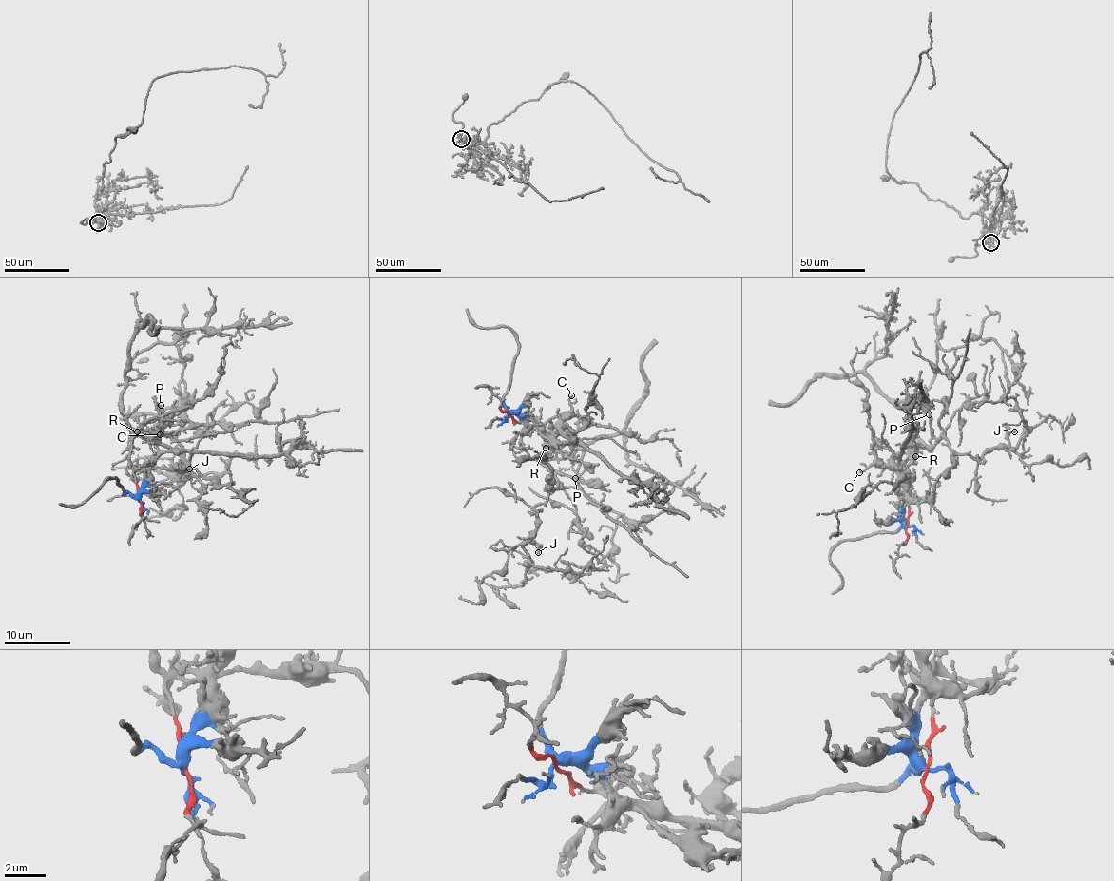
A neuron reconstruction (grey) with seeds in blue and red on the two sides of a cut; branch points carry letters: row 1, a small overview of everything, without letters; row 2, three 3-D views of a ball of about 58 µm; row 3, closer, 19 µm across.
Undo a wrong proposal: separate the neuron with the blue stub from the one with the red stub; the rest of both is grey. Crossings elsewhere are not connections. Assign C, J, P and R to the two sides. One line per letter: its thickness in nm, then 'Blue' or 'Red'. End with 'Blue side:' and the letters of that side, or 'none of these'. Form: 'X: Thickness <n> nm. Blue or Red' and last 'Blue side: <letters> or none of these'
C: Thickness 120 nm. Blue
J: Thickness 140 nm. Red
P: Thickness 150 nm. Red
R: Thickness 190 nm. Blue
Blue side: C, R

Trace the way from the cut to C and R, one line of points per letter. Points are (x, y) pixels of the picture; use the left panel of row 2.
C: (138, 499), (147, 477), (147, 468), (166, 450), (157, 438), (160, 432), (157, 431), (160, 434)
R: (138, 499), (147, 477), (147, 467), (156, 455), (157, 447), (140, 437), (137, 431)

